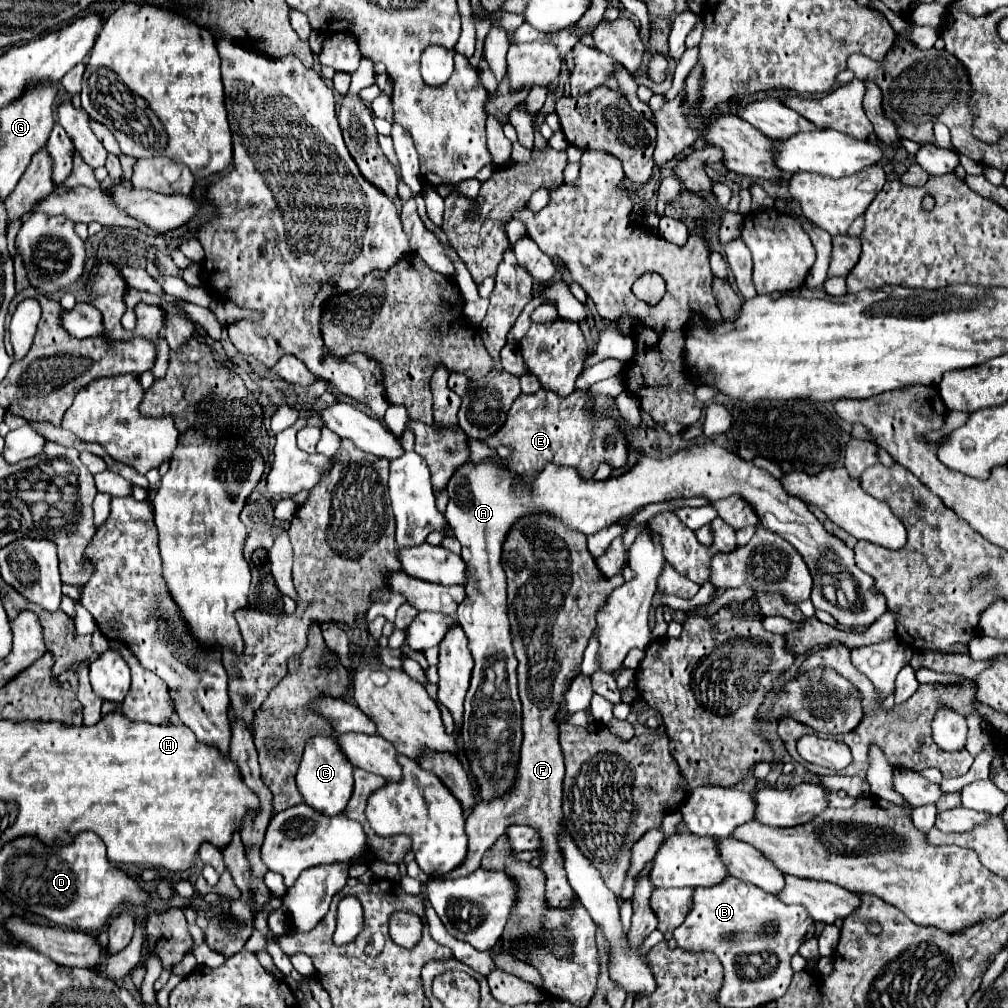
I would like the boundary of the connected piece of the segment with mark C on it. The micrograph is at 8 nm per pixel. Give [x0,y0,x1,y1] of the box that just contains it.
[297,735,353,815]

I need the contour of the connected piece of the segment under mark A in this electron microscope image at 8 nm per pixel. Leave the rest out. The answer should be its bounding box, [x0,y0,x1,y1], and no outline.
[445,443,887,801]

